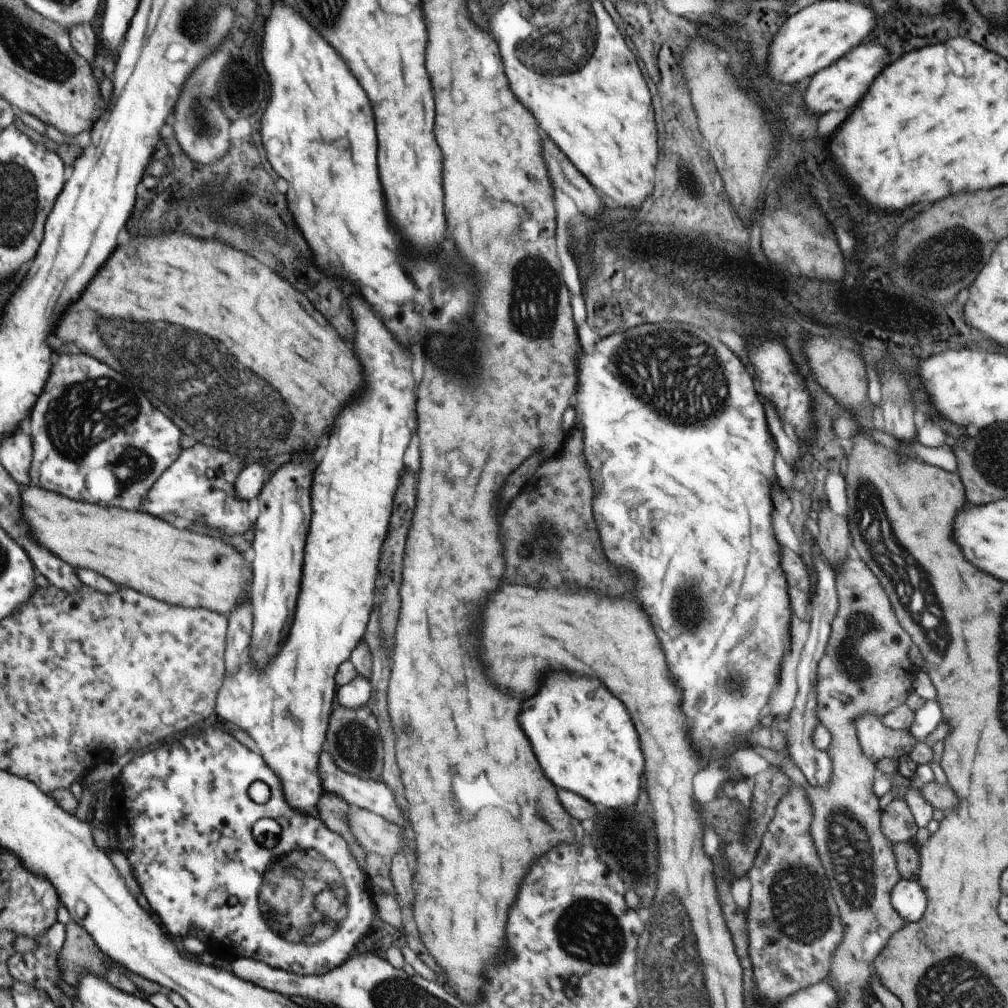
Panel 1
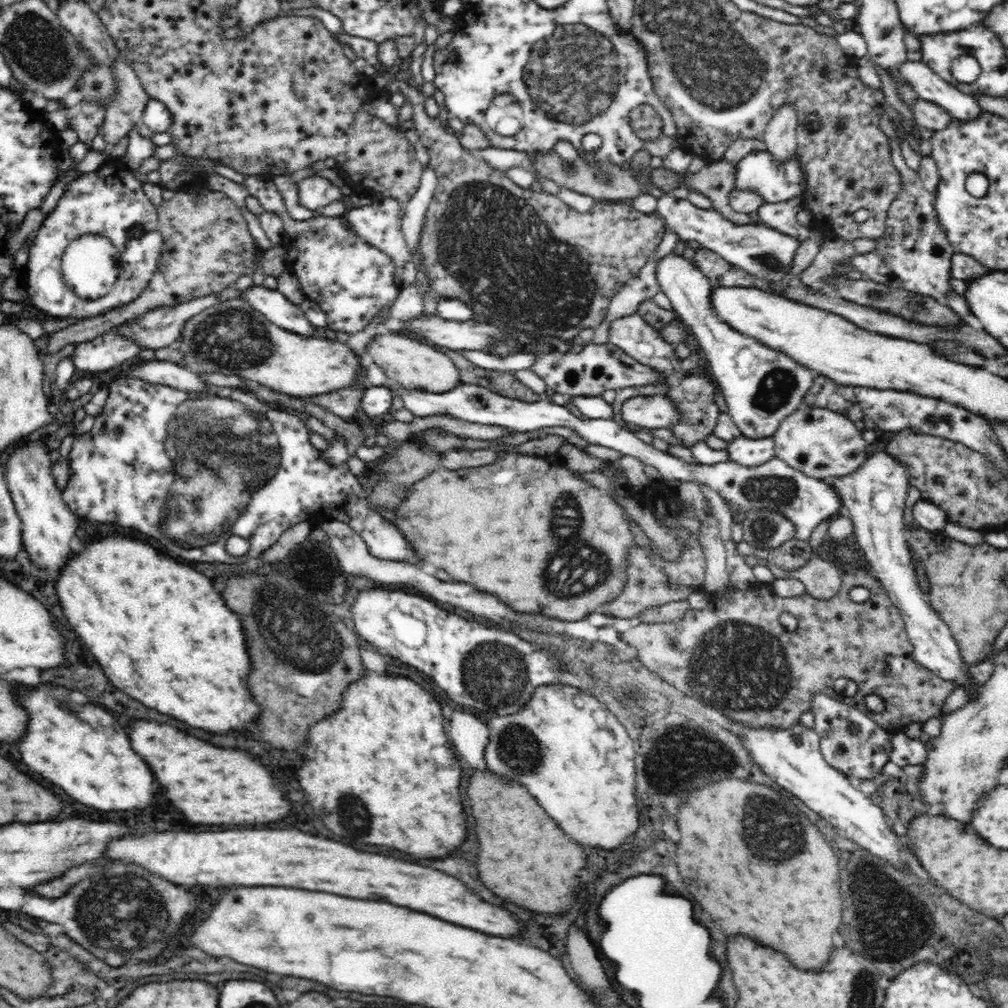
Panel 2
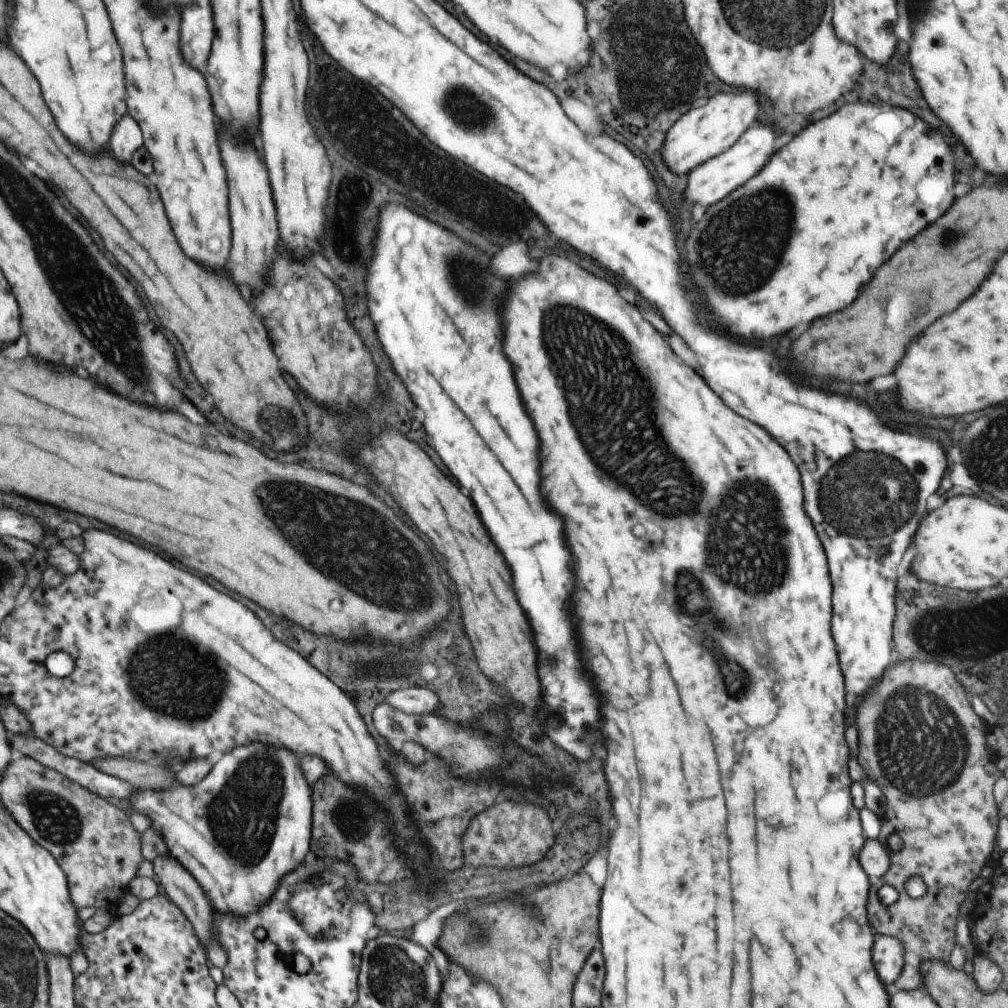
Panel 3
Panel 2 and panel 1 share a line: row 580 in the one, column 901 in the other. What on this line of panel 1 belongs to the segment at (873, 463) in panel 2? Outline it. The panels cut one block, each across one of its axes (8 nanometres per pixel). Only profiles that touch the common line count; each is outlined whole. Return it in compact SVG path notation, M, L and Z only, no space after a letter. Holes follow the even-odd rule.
M900 879L891 892L894 910L907 923L918 923L925 916L927 898L917 880Z

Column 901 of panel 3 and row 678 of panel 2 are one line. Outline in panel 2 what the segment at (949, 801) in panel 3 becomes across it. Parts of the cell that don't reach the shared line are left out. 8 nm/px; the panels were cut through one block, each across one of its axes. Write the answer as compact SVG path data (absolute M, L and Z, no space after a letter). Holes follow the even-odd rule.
M852 569L842 571L843 584L832 598L818 599L806 592L798 596L784 598L778 596L768 584L756 582L754 588L744 590L734 589L732 597L740 608L734 612L730 602L724 600L712 608L702 610L690 609L680 619L665 623L634 622L631 627L620 634L622 644L636 648L639 661L648 670L654 672L667 683L675 686L682 694L702 702L714 710L718 710L732 721L742 721L750 727L770 727L770 729L787 729L794 723L800 723L803 712L811 712L811 698L816 693L830 695L832 699L852 705L864 711L887 732L894 732L894 728L904 727L908 722L924 724L929 718L942 718L943 702L956 688L947 680L928 670L912 656L905 622L899 610L894 607L886 589L866 569ZM855 586L864 586L870 591L870 596L863 603L853 602L848 593ZM783 612L794 616L798 625L794 632L790 632L780 625L780 615ZM886 654L897 656L904 660L903 671L893 673L890 665L884 660ZM837 678L850 678L856 682L858 689L853 696L842 696L836 693L834 681ZM867 694L877 694L885 701L885 709L876 713L866 707L864 697Z

